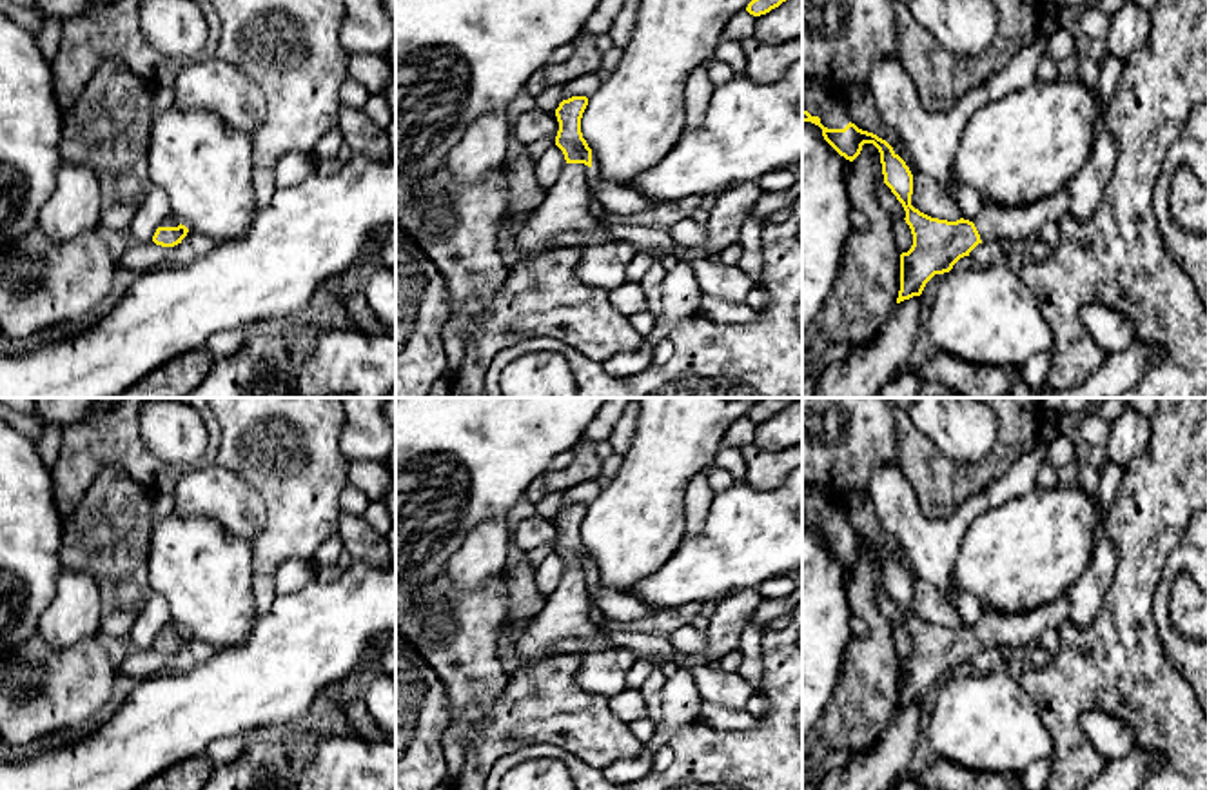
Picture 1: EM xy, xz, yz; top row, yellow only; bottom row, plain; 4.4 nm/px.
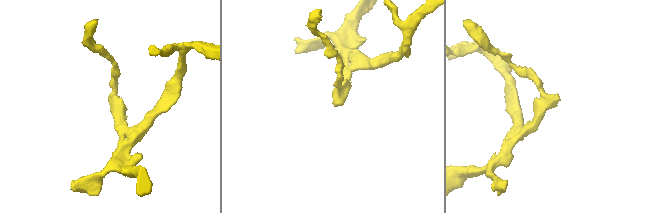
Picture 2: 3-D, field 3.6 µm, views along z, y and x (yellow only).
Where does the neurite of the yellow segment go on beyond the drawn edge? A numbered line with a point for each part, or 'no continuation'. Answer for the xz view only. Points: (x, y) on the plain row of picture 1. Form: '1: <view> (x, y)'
1: xz (565, 612)

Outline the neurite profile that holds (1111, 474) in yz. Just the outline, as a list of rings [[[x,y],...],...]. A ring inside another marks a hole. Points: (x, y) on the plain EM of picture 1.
[[[1105,458],[1098,467],[1100,481],[1094,498],[1104,518],[1116,499],[1116,492],[1124,479],[1124,470],[1125,469],[1122,465],[1111,461],[1109,458]]]

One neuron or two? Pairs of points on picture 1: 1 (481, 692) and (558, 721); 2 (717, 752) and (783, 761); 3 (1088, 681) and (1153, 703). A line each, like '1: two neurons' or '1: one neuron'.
1: two neurons
2: one neuron
3: one neuron

